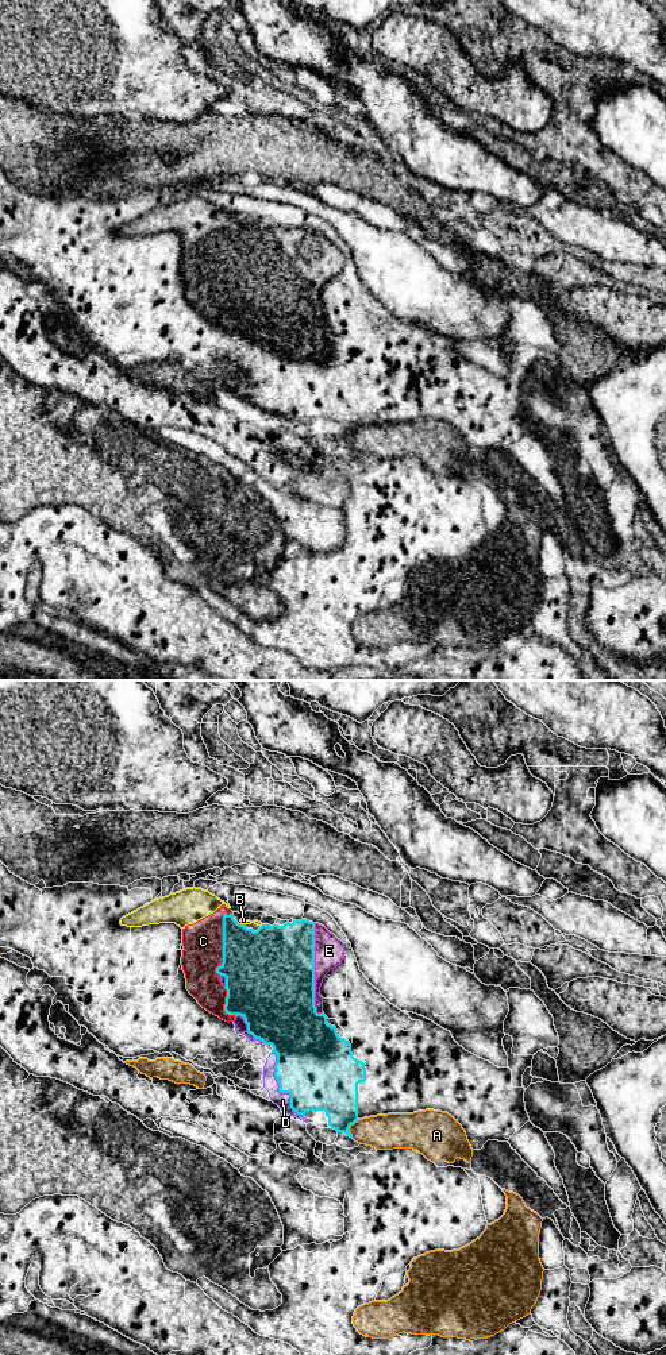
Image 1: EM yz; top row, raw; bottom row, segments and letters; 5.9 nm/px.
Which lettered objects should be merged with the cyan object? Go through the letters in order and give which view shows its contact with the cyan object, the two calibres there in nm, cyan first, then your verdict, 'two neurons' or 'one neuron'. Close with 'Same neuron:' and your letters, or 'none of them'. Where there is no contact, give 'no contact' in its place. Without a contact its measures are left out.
A: meets cyan in yz; 280 nm thick on the cyan side, 220 nm on the other; two neurons
B: meets cyan in yz; 400 nm thick on the cyan side, 30 nm on the other; one neuron
C: meets cyan in yz; 400 nm thick on the cyan side, 240 nm on the other; one neuron
D: meets cyan in yz; 440 nm thick on the cyan side, 90 nm on the other; one neuron
E: meets cyan in yz; 500 nm thick on the cyan side, 180 nm on the other; one neuron
Same neuron: B, C, D, E

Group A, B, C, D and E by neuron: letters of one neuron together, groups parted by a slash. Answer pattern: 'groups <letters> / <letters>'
groups A / B C D E

